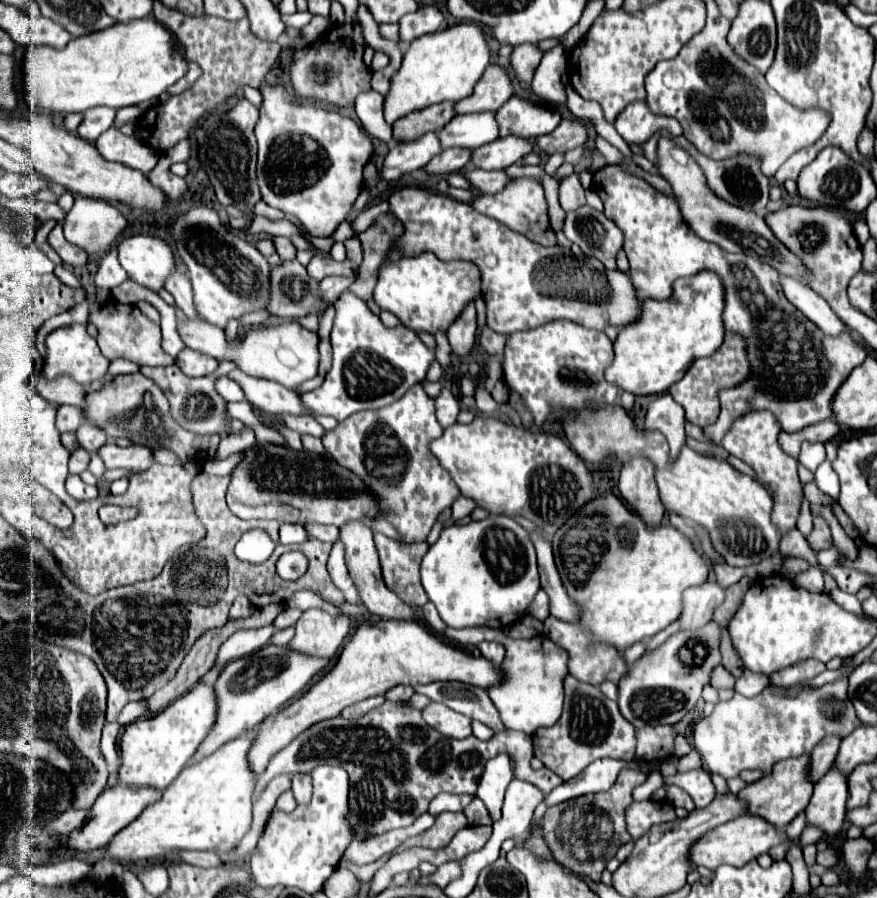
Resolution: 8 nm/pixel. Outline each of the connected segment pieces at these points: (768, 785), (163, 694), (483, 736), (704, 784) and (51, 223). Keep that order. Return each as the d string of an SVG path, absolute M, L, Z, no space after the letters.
M810 754L792 758L792 760L790 758L782 760L772 768L770 776L768 774L762 776L752 786L746 786L738 796L748 802L750 814L756 814L756 816L768 820L770 824L774 824L776 828L782 828L782 826L790 824L808 806L808 800L810 800L812 788L814 788L814 782L808 776L808 764L810 764Z
M270 604L266 610L256 610L248 620L228 620L222 628L210 628L208 632L204 632L198 640L196 640L196 644L190 648L190 652L186 654L186 658L184 658L184 662L180 664L180 668L178 668L178 672L176 672L176 676L174 676L174 680L172 682L168 682L164 688L160 688L158 692L154 692L150 698L146 698L144 700L144 704L146 704L146 710L150 712L150 714L160 714L164 708L168 708L176 698L180 698L180 696L184 696L212 666L214 666L214 662L216 662L216 656L218 656L218 648L238 630L238 628L260 628L260 626L266 626L266 624L272 624L274 622L274 618L280 614L280 604Z
M476 720L472 721L472 731L473 735L482 741L487 741L494 735L489 727Z
M704 768L690 770L690 772L684 772L684 774L678 772L670 778L664 778L664 786L657 789L651 795L651 798L655 801L664 799L666 797L666 788L671 785L680 786L682 790L686 790L692 796L696 808L708 806L716 796L716 788L712 784L712 778Z
M47 220L42 226L37 229L35 242L38 248L42 250L50 260L52 260L56 266L61 266L63 264L62 259L58 254L53 250L53 248L48 244L47 237L50 231L57 224L55 220Z

